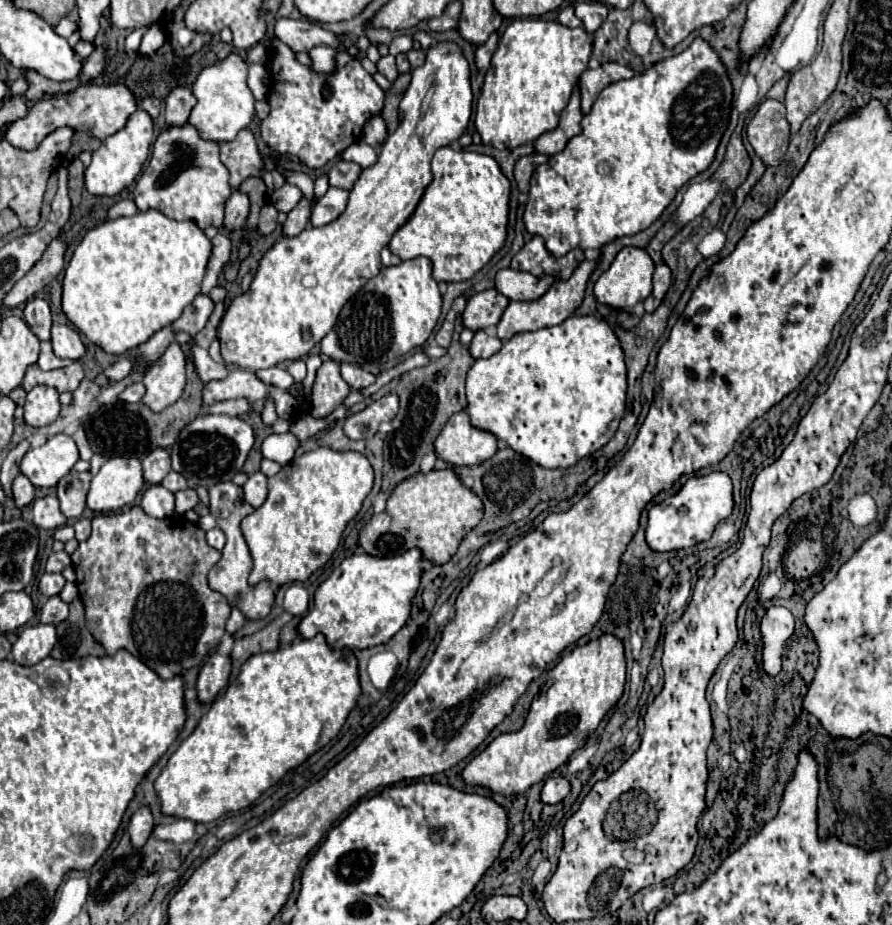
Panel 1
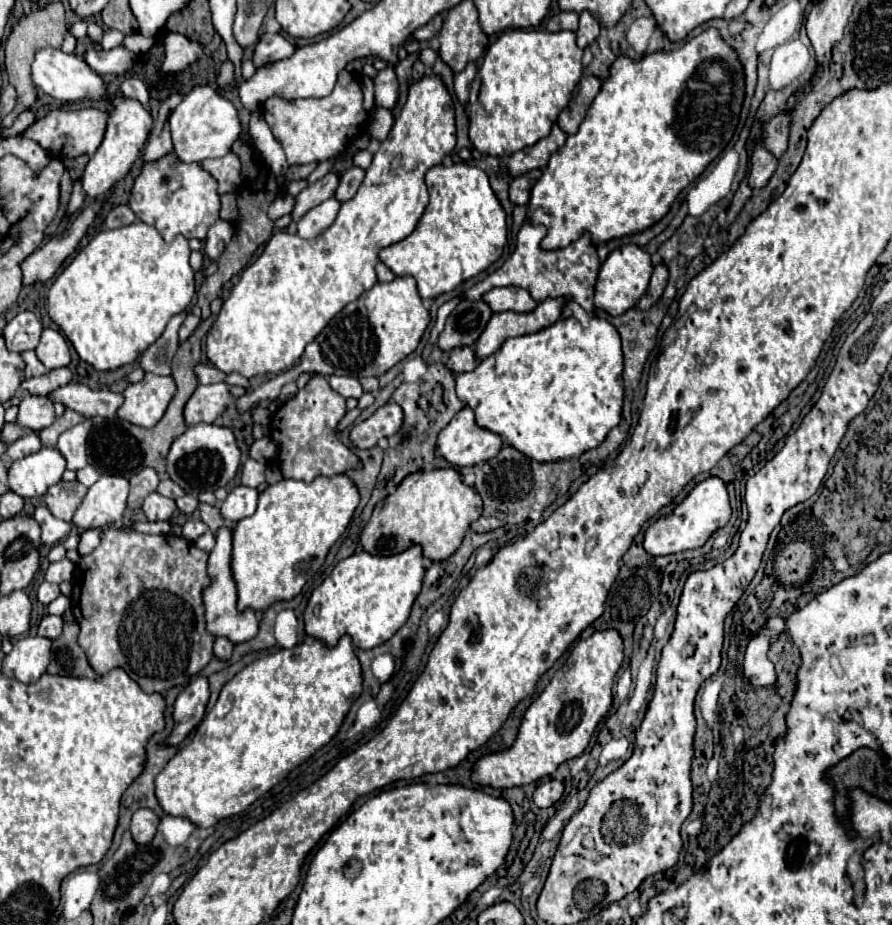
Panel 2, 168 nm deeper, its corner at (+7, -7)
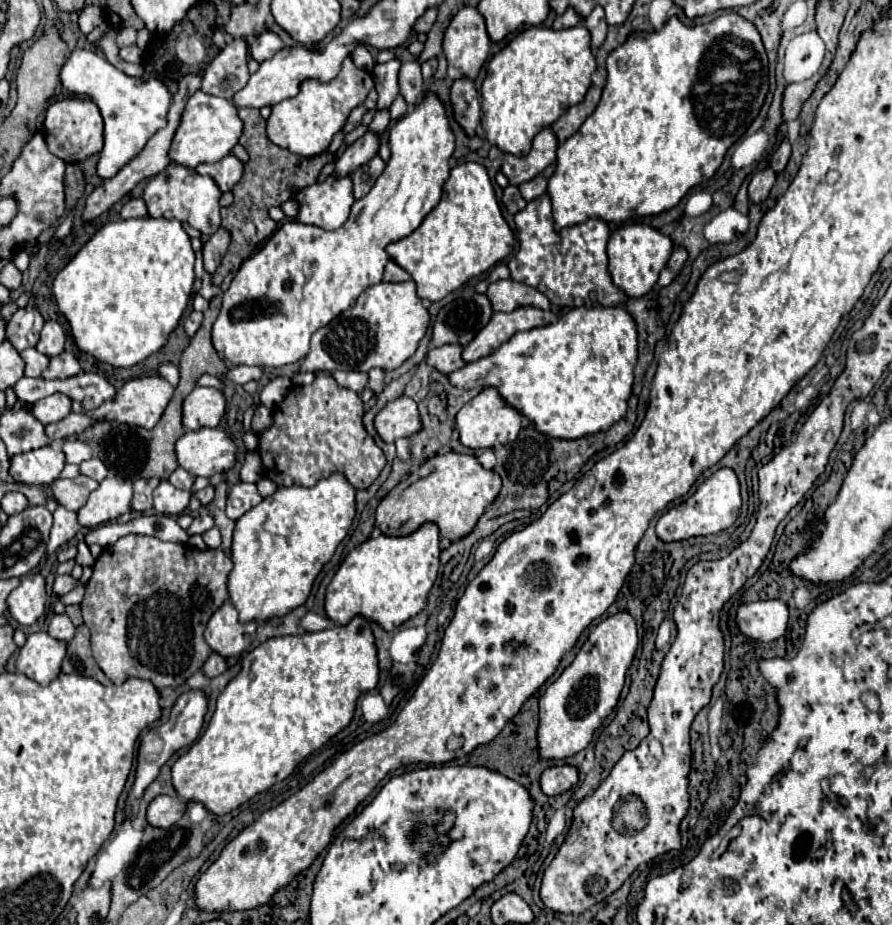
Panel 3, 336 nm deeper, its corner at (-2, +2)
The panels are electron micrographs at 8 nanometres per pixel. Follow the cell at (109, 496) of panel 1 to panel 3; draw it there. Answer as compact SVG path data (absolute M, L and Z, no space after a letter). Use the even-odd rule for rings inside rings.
M108 475L98 489L88 497L88 503L78 511L78 523L86 529L114 521L130 513L132 481L118 475Z

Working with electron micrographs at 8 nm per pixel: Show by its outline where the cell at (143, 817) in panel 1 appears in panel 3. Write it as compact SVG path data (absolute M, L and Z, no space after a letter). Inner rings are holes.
M158 795L148 805L148 821L154 827L172 827L188 809L188 803L180 797Z

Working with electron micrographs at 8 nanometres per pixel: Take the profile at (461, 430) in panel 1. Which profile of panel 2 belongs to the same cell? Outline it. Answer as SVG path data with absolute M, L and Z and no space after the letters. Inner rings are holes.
M467 406L453 416L437 438L437 452L455 468L487 462L501 446L501 436L479 428L473 410Z

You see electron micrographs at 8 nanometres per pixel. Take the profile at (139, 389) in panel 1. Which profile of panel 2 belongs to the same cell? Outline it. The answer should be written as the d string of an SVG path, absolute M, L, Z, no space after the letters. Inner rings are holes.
M67 384L55 390L49 398L65 404L67 408L83 414L85 418L113 418L125 400L121 394L113 394L109 390L91 390L83 384Z

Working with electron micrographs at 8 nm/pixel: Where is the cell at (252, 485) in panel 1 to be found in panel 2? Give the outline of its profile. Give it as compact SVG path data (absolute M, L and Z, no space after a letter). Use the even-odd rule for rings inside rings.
M237 486L229 492L227 500L221 504L221 516L227 522L239 522L241 518L247 518L255 512L257 498L259 498L257 488Z

